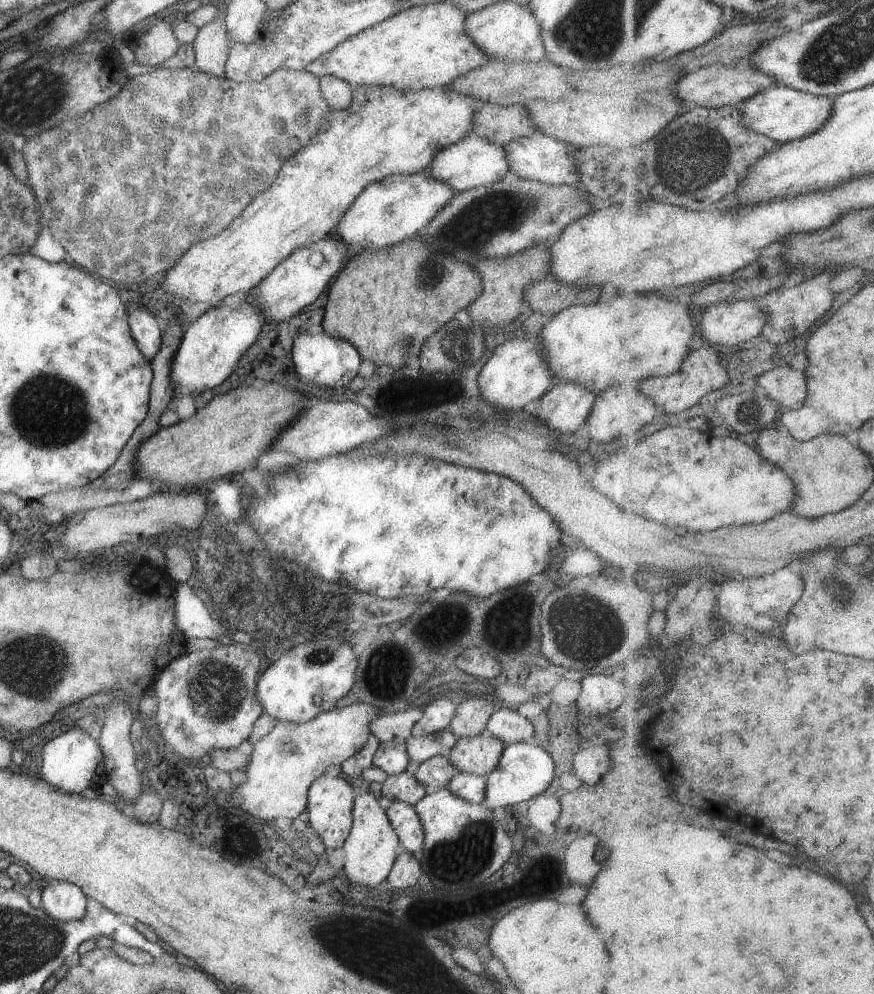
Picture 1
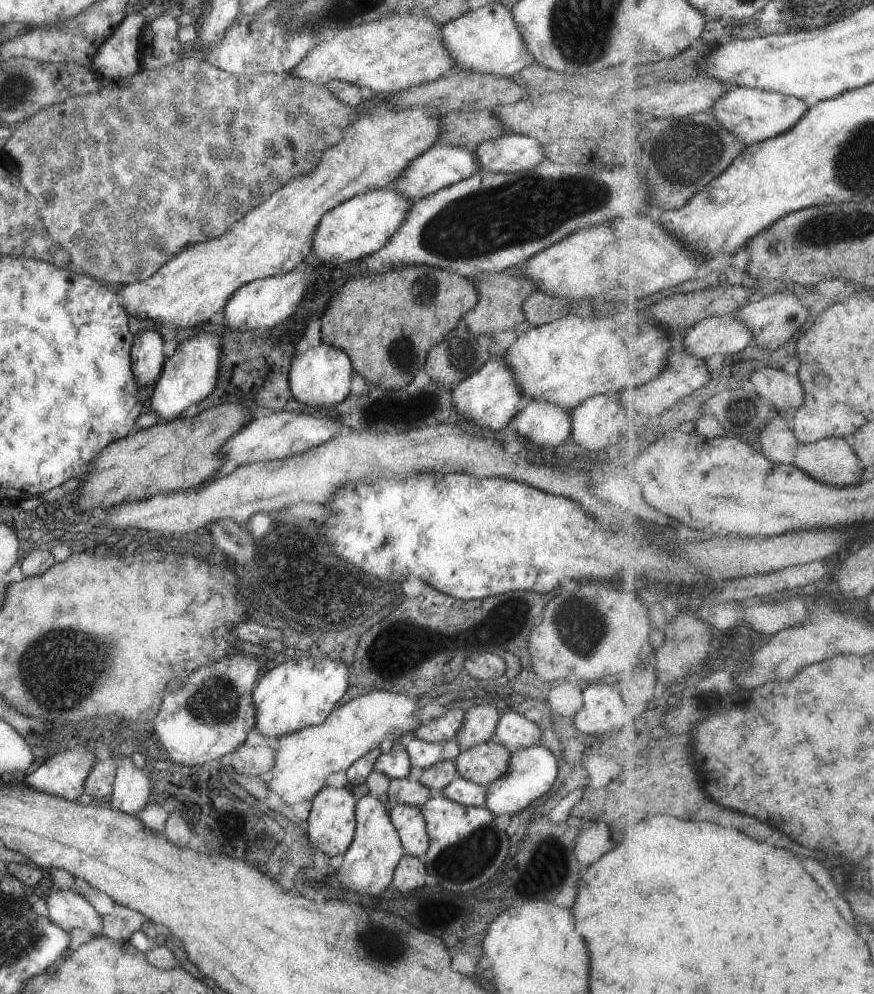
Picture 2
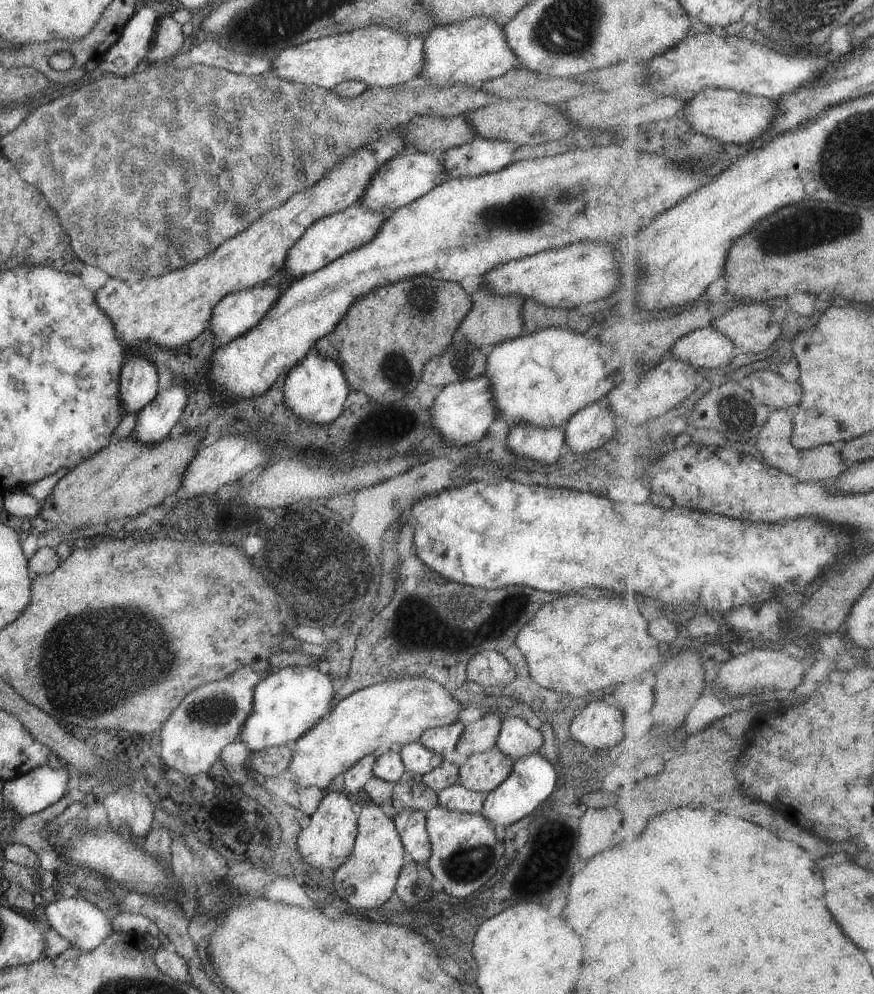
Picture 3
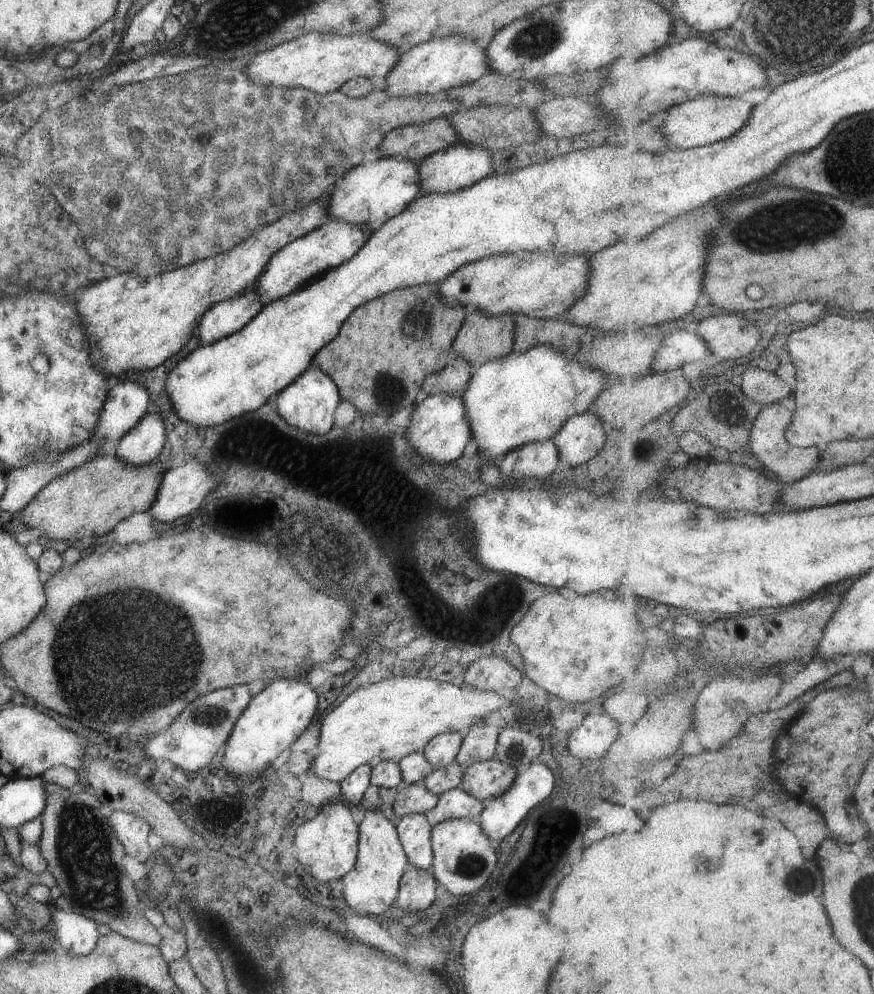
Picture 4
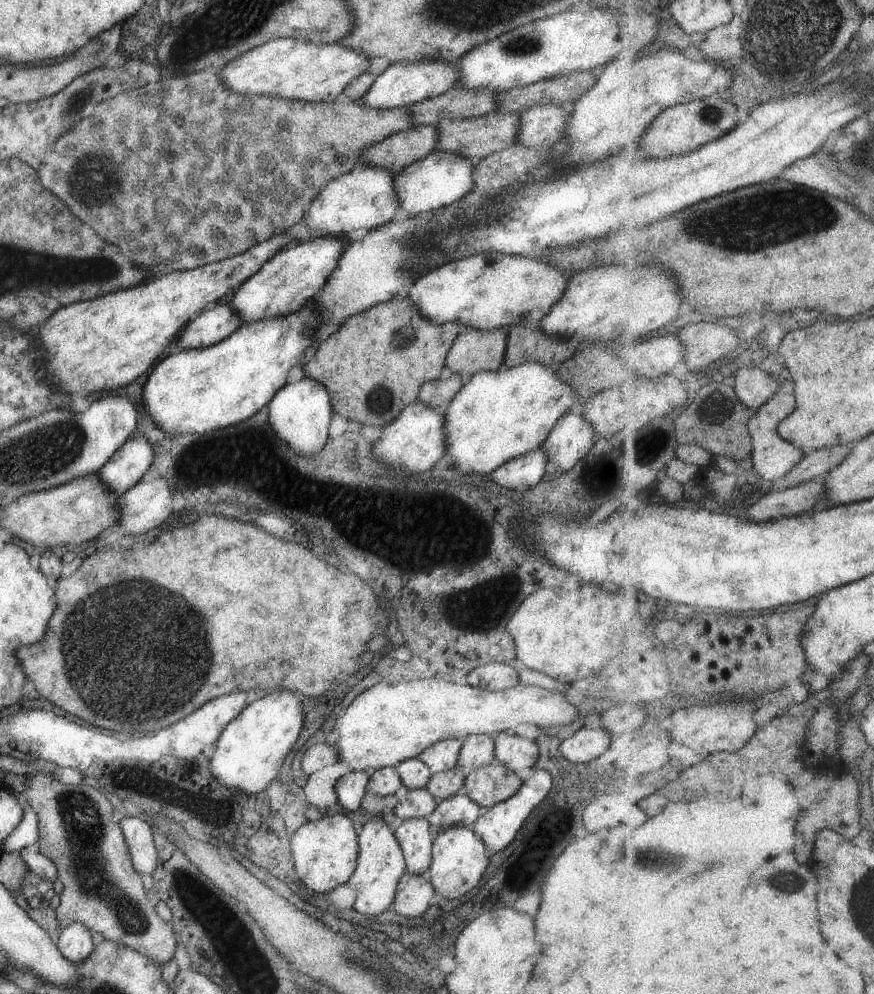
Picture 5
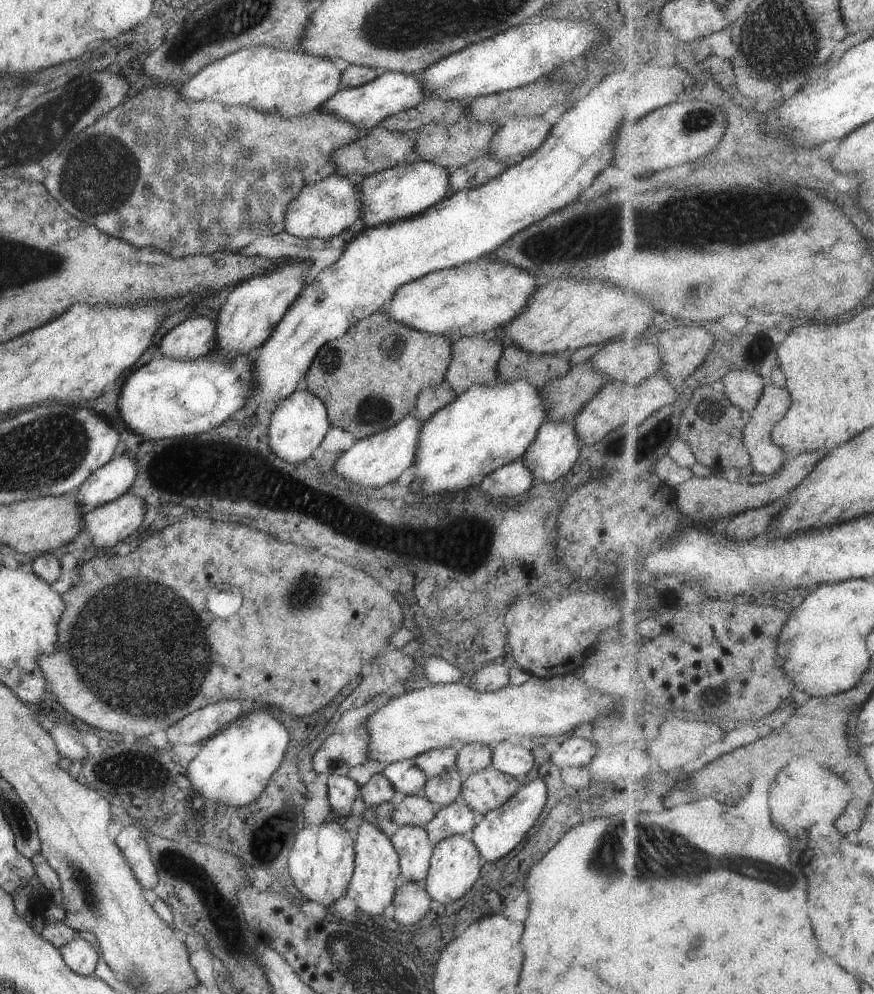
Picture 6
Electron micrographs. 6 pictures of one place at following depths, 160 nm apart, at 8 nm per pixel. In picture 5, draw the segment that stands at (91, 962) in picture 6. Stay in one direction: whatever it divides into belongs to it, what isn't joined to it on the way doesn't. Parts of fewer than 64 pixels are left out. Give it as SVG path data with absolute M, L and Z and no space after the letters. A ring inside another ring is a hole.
M81 923L64 926L57 936L56 947L73 964L81 963L94 949L89 929L86 929Z

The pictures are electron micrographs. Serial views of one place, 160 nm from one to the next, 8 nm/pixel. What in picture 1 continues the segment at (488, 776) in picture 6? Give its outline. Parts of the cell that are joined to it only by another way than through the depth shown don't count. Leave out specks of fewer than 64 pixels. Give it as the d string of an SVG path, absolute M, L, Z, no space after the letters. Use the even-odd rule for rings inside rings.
M481 732L472 737L458 738L447 758L457 773L485 777L497 766L505 745L497 737Z

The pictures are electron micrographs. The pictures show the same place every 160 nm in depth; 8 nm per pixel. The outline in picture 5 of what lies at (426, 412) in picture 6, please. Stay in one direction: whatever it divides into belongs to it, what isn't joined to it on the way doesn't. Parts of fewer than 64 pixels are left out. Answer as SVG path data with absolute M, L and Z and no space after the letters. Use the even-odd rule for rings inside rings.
M443 371L437 380L424 382L419 387L416 401L442 413L462 385L457 373Z

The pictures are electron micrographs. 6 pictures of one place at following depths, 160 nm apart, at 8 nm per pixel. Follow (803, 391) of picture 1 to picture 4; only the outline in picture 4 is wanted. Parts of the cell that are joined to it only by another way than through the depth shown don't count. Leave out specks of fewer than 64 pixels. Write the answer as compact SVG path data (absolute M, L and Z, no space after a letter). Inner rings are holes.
M749 368L741 374L743 392L757 404L764 406L780 403L787 398L794 388L791 388L777 378L774 372L761 368Z

